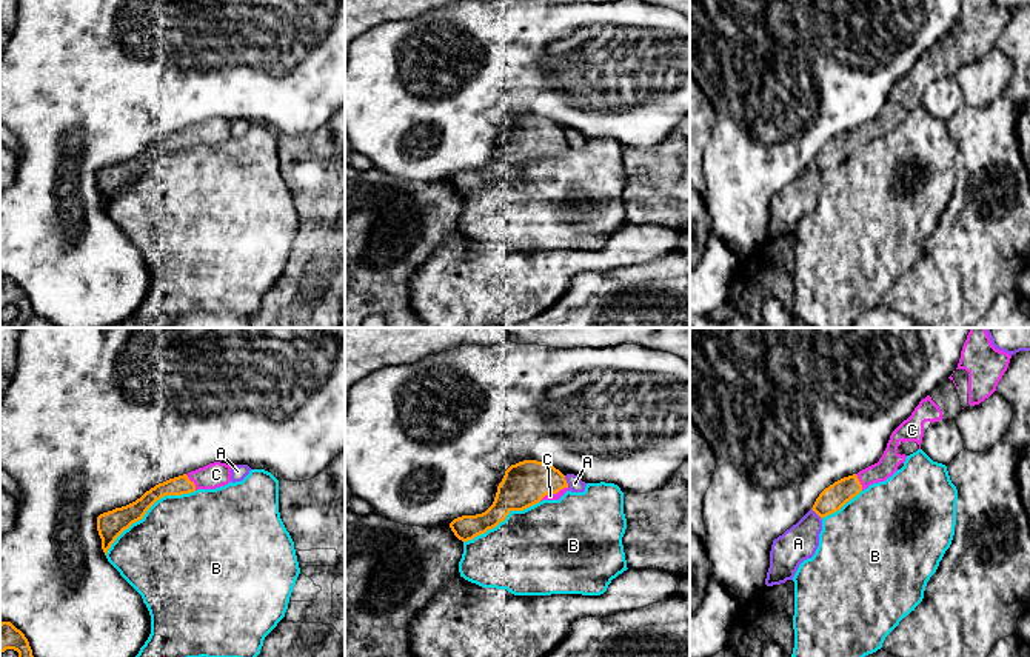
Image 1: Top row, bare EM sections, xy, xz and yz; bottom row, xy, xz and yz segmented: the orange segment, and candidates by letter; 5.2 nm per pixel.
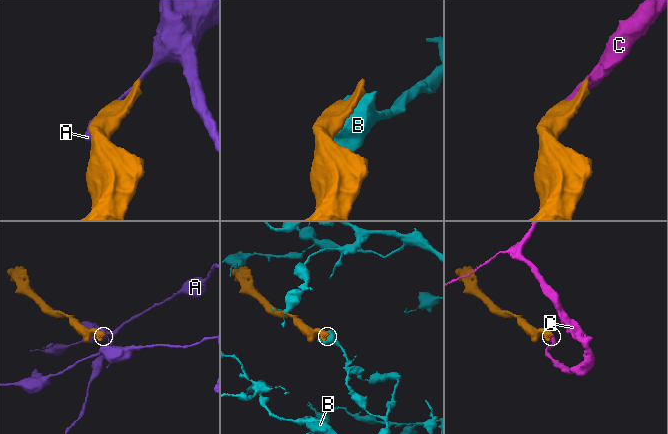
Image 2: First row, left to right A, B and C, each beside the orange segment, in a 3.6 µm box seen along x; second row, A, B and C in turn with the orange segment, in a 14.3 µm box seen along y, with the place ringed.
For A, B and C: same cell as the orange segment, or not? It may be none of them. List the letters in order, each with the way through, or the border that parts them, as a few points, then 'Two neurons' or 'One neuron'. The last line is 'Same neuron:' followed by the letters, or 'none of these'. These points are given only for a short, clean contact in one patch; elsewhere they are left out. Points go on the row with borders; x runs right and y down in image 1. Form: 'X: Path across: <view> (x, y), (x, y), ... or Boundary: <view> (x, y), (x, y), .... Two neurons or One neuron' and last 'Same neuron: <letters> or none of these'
A: Two neurons
B: Two neurons
C: One neuron
Same neuron: C

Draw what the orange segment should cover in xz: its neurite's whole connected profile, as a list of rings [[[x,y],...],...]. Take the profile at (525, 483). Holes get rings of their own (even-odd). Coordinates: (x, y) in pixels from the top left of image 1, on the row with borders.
[[[523,460],[505,471],[485,512],[457,517],[450,528],[459,540],[468,542],[496,528],[511,511],[523,511],[542,500],[559,500],[567,491],[565,475],[553,465]]]

